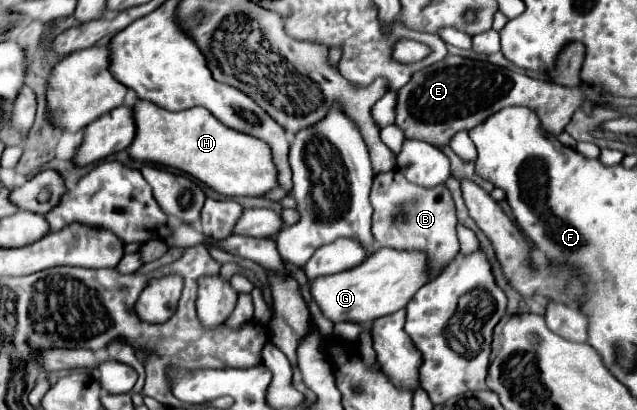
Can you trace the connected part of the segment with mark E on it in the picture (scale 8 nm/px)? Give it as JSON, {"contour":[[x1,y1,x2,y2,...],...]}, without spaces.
{"contour":[[448,55,444,61,414,73,410,83,398,91,396,125,404,131,406,137,416,137,430,145,442,147,458,131,472,129,476,123,482,123,498,109,524,105,540,117,546,131,560,135,572,113,586,101,588,99,580,93,578,87,562,87,528,77,524,73,496,67,488,61]]}

